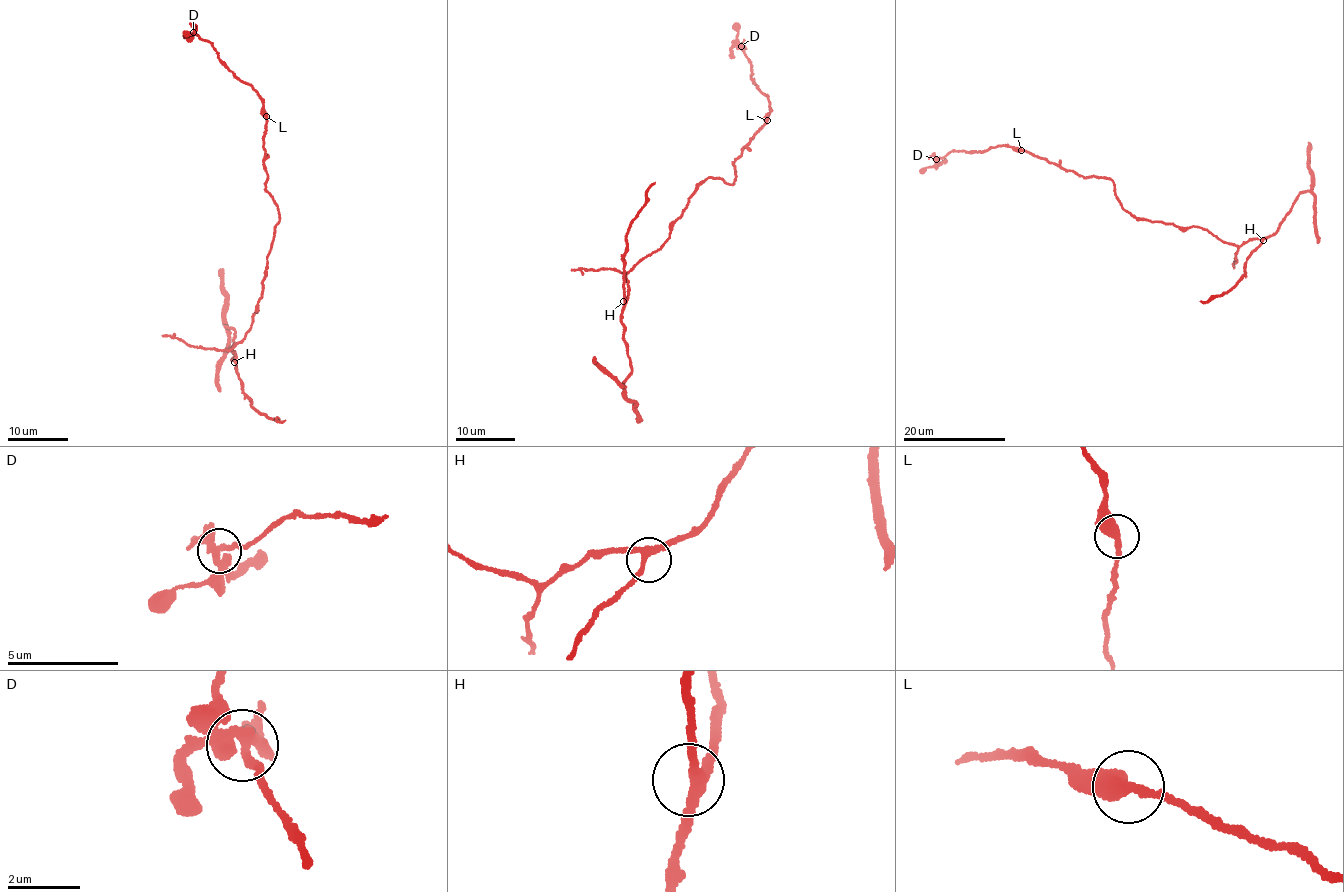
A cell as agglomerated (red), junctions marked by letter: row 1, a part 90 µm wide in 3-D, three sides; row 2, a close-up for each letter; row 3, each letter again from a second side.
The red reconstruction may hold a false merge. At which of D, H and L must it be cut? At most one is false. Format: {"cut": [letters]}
{"cut": ["D"]}

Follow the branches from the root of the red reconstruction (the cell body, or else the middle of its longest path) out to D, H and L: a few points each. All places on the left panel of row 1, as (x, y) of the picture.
D: (267, 265), (279, 215), (265, 187), (262, 105), (209, 40), (193, 33)
H: (267, 265), (259, 310), (242, 340), (230, 350), (235, 355), (234, 362)
L: (267, 265), (279, 215), (265, 187), (267, 178), (262, 162), (265, 151), (262, 142), (266, 116)

